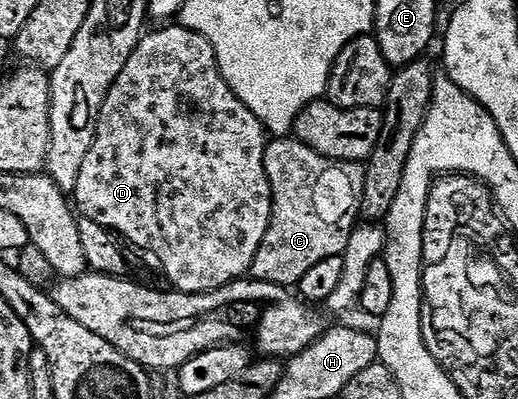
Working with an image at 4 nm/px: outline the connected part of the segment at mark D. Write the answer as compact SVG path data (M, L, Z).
M161 26L158 32L142 35L135 46L131 58L127 58L127 66L115 78L107 98L103 102L103 110L99 114L95 142L91 142L91 154L83 162L83 170L79 170L79 182L72 192L75 208L84 219L99 222L107 231L116 234L122 241L130 240L137 248L150 252L161 263L165 276L172 287L178 292L187 294L203 294L214 292L223 286L240 281L240 276L253 267L259 246L269 229L269 219L273 213L273 195L265 169L265 146L267 133L264 126L243 106L243 102L227 86L223 74L217 65L215 50L207 38L195 34L191 30L180 26Z

